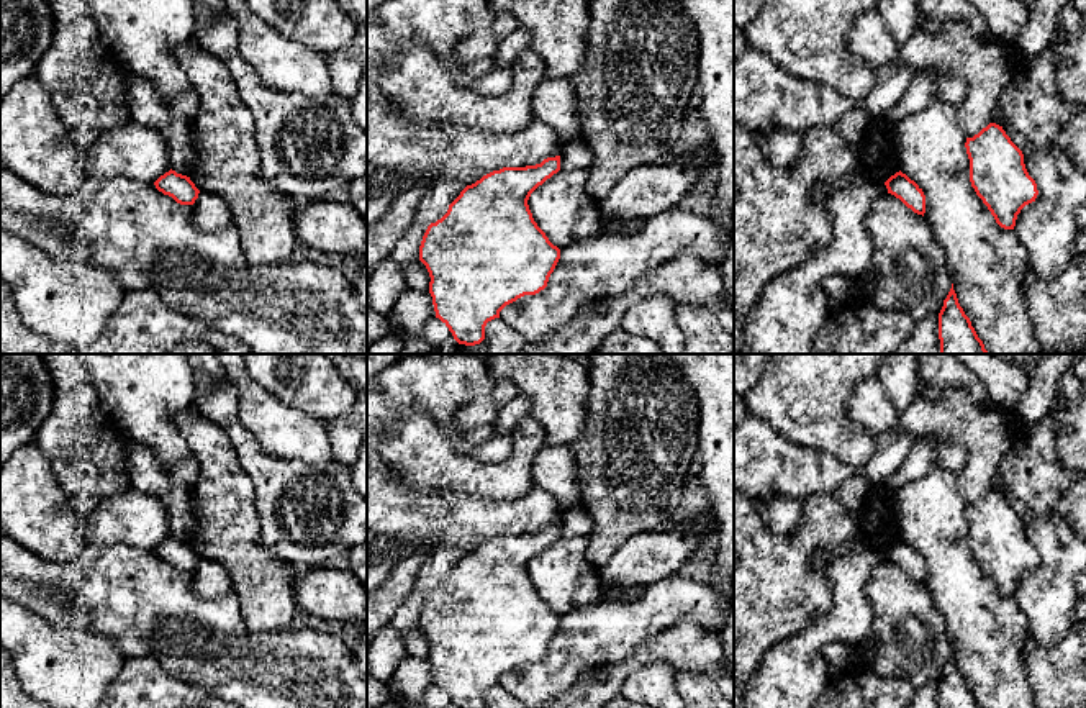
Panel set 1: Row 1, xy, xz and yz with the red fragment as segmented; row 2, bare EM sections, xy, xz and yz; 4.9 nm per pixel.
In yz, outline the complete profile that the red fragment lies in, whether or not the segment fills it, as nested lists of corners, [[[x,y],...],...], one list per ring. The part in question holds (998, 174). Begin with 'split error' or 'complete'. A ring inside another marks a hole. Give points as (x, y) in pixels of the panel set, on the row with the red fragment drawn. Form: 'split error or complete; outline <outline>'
complete; outline [[[996,123],[966,138],[965,148],[970,159],[970,182],[976,195],[1001,228],[1014,229],[1020,210],[1038,195],[1022,151]]]

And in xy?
complete; outline [[[169,170],[154,182],[156,188],[180,205],[193,205],[200,190],[190,177]]]

